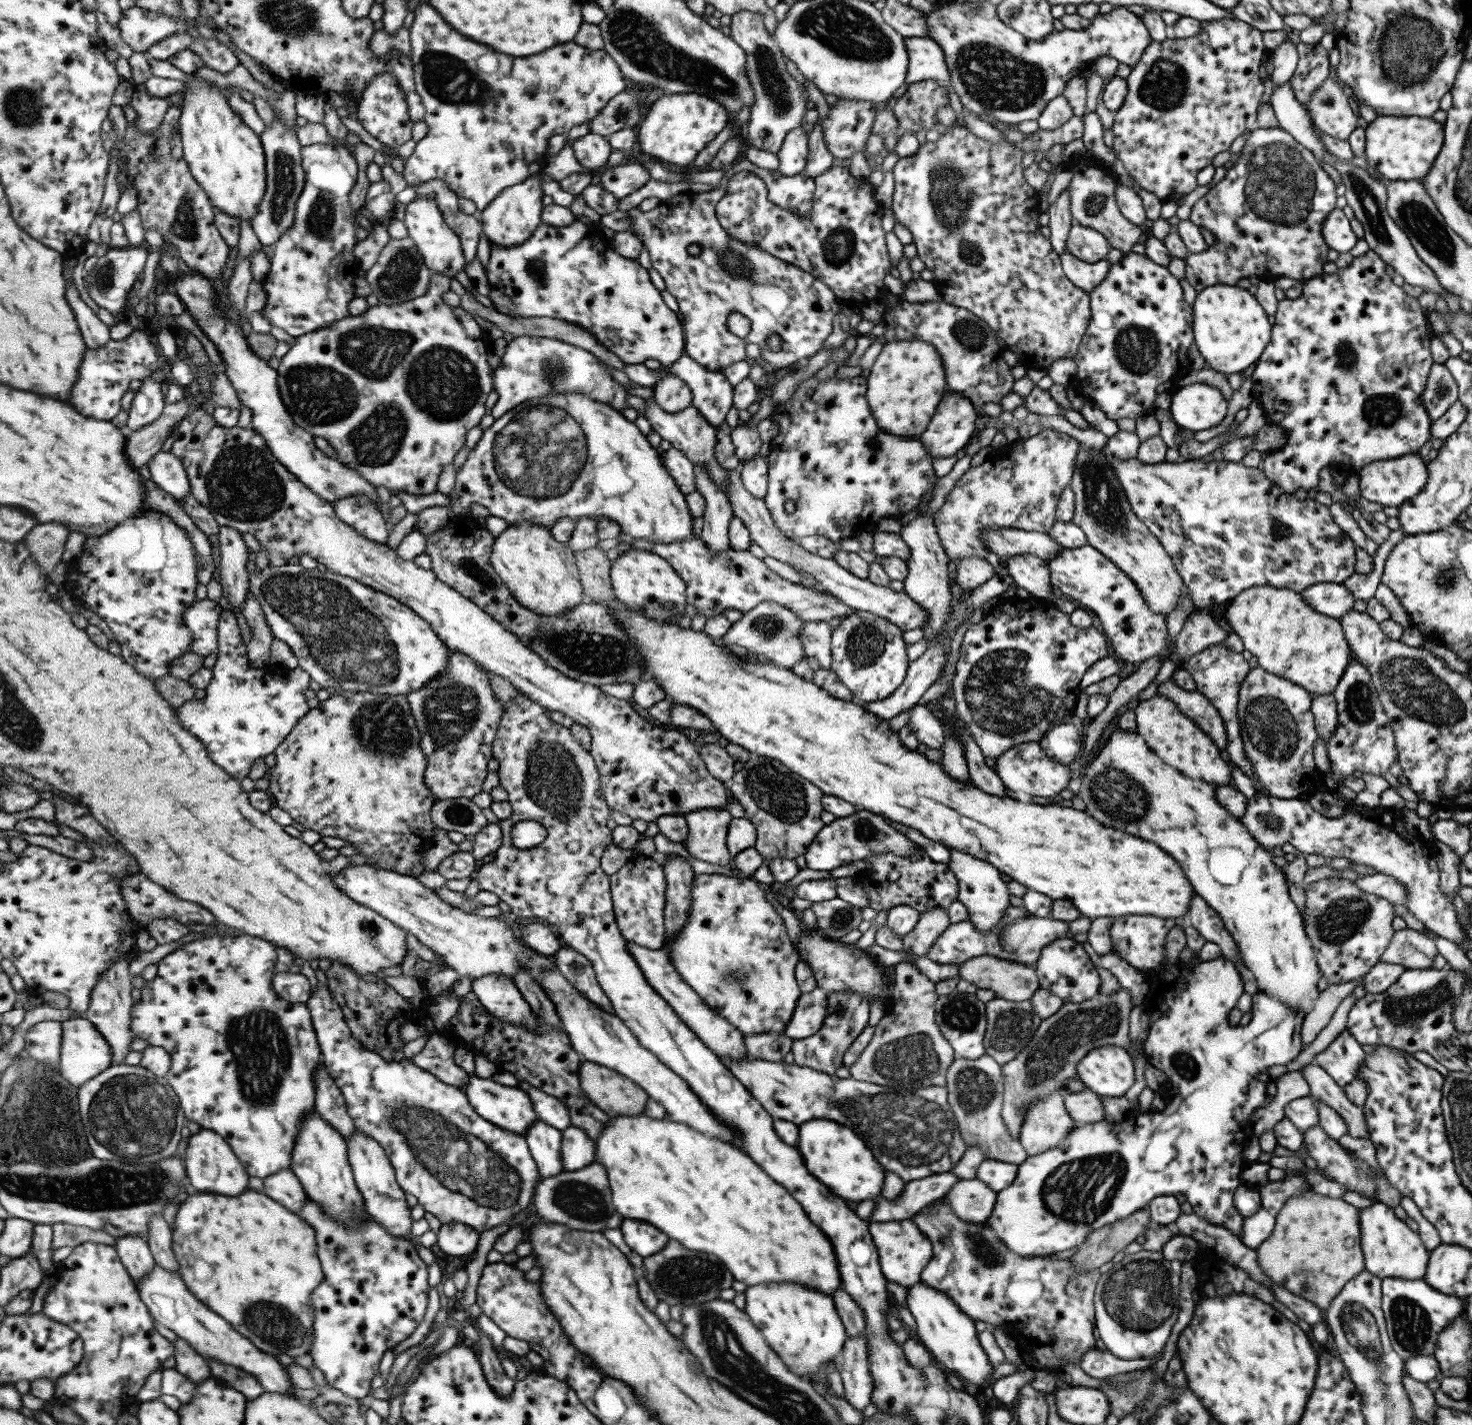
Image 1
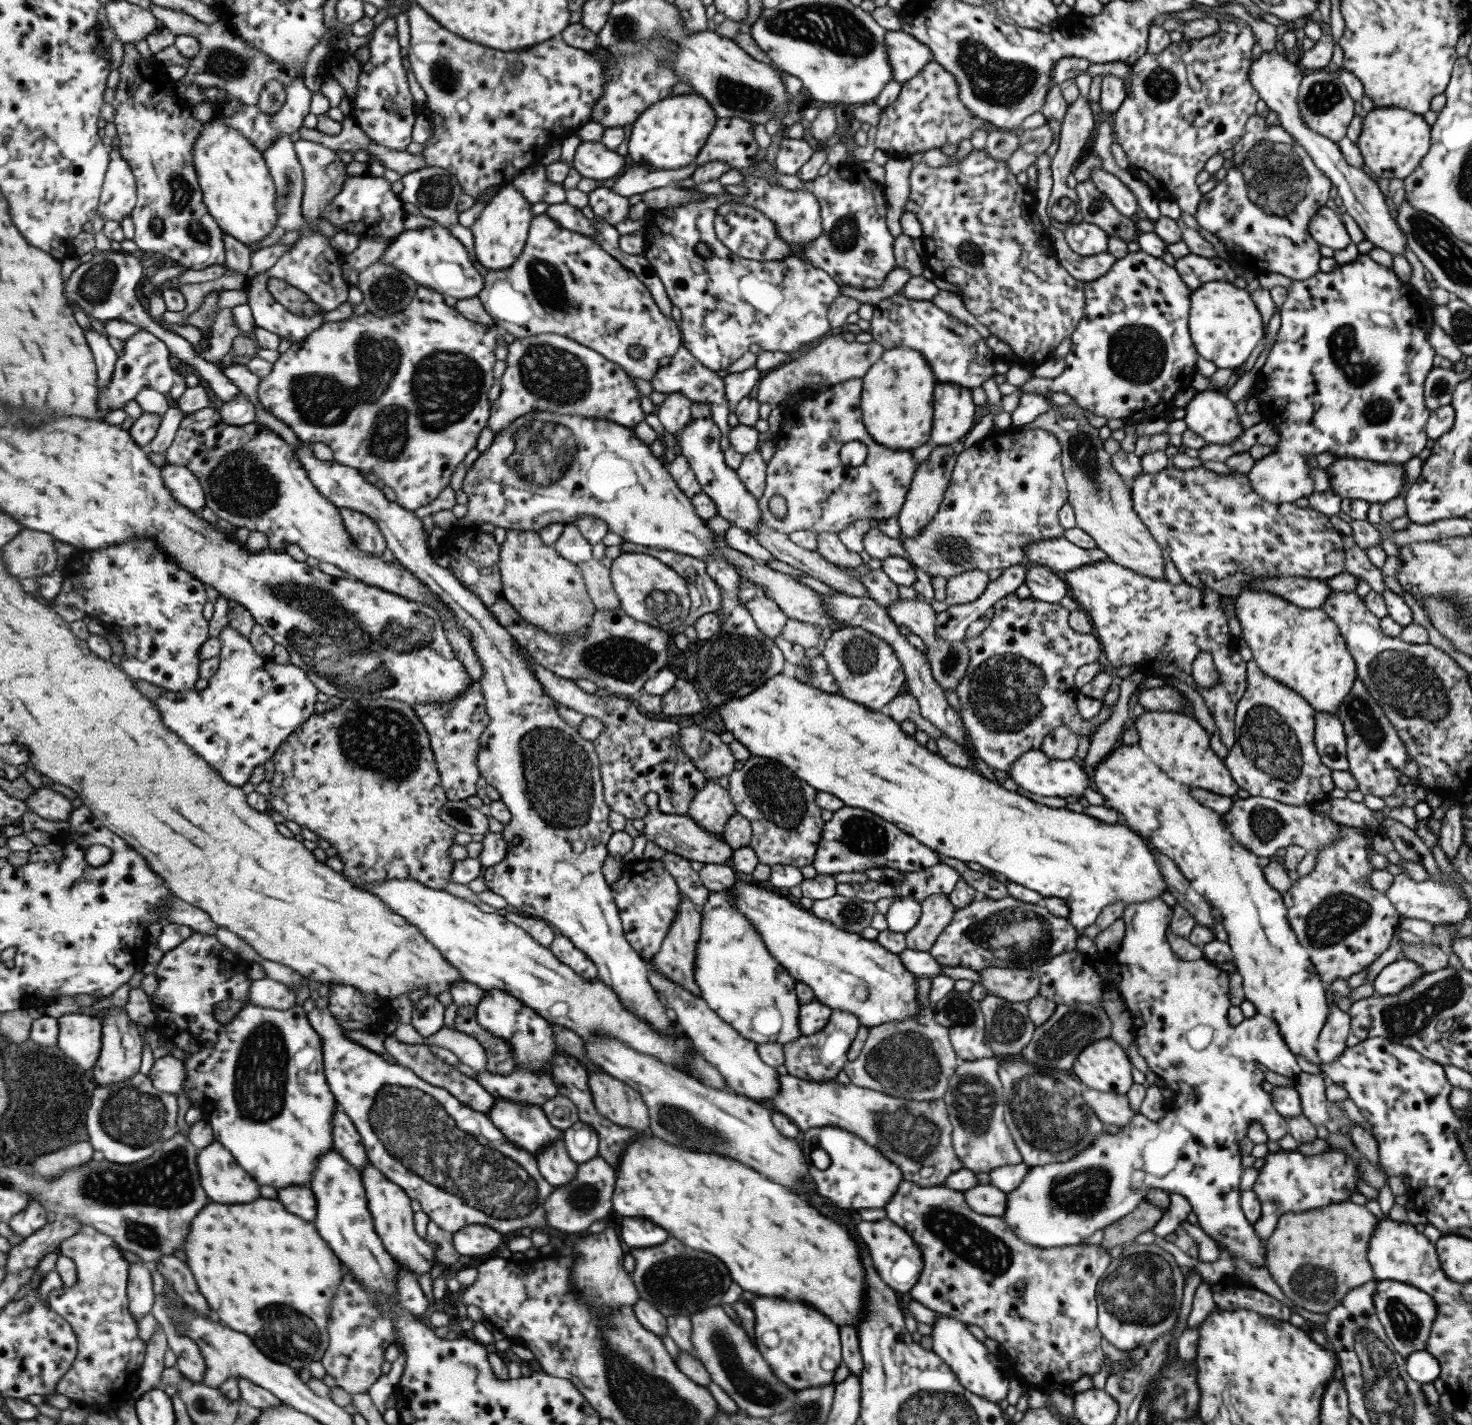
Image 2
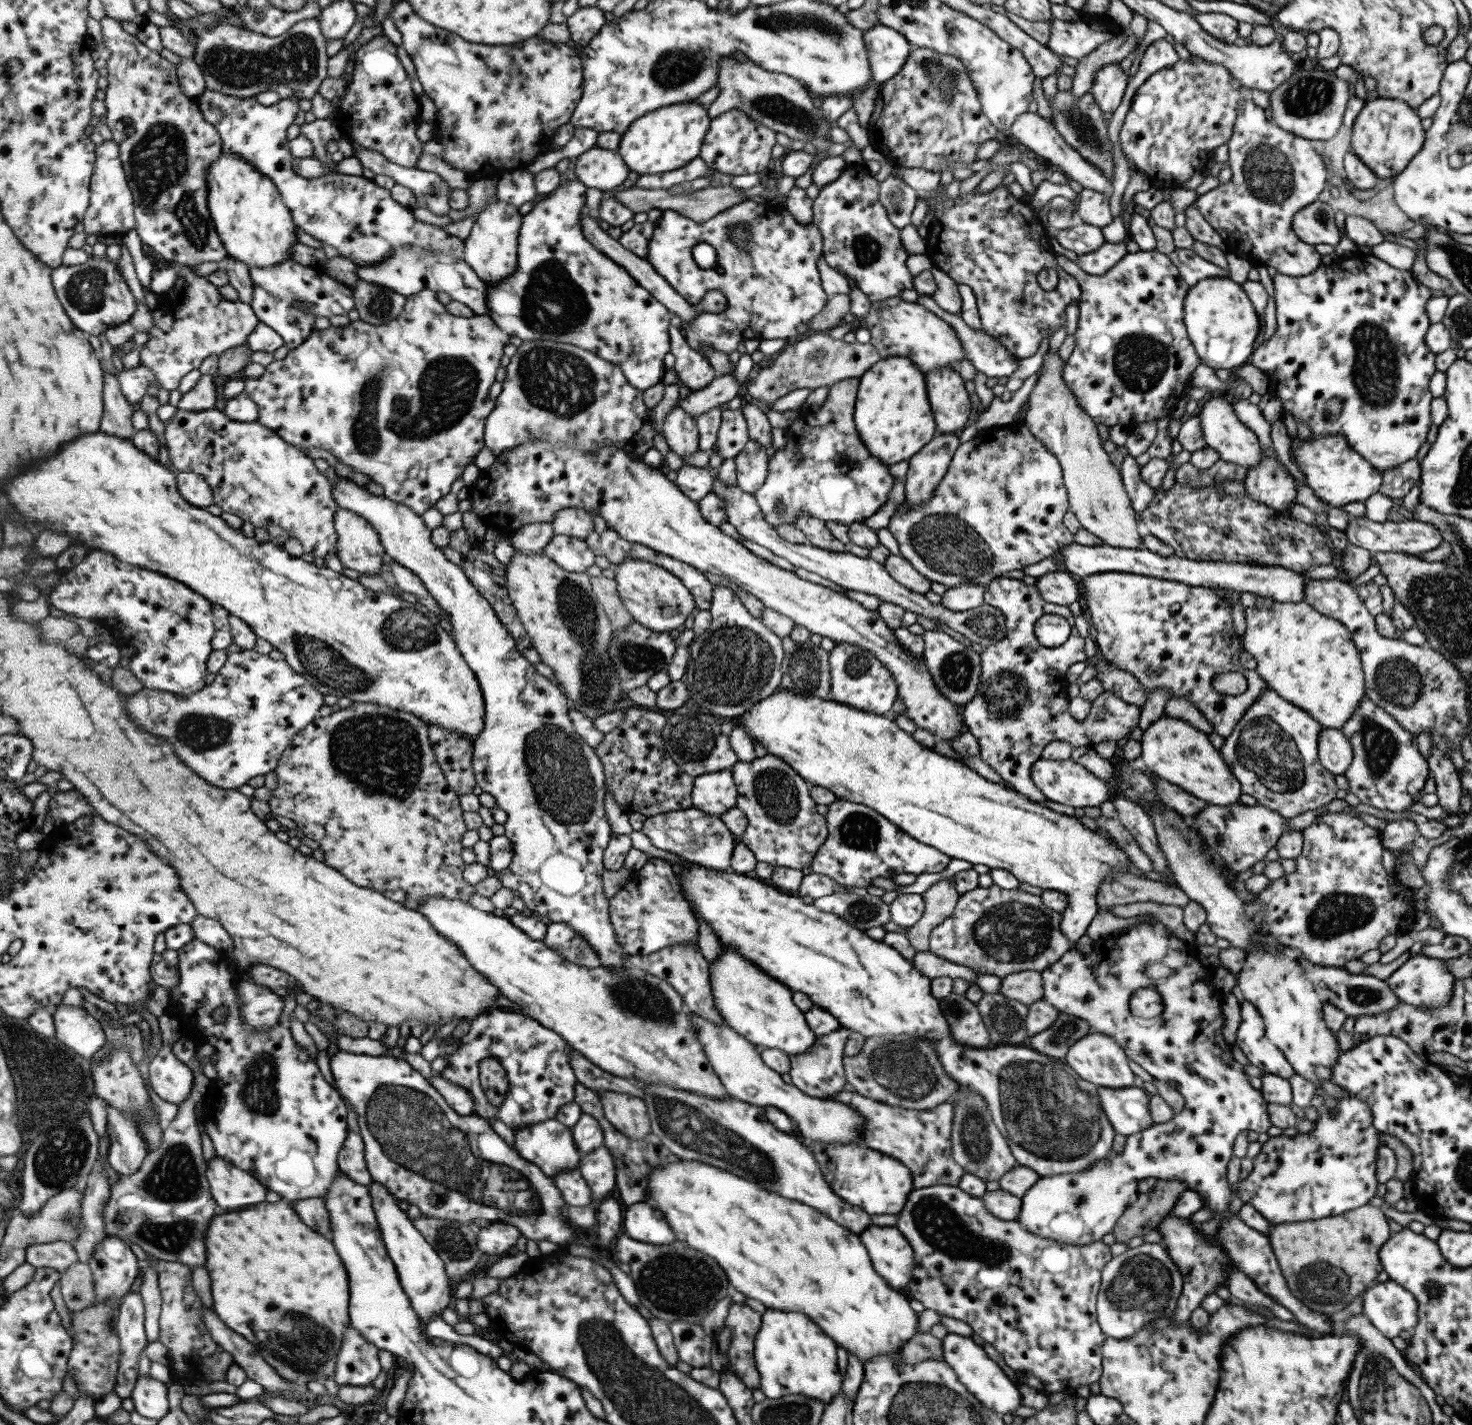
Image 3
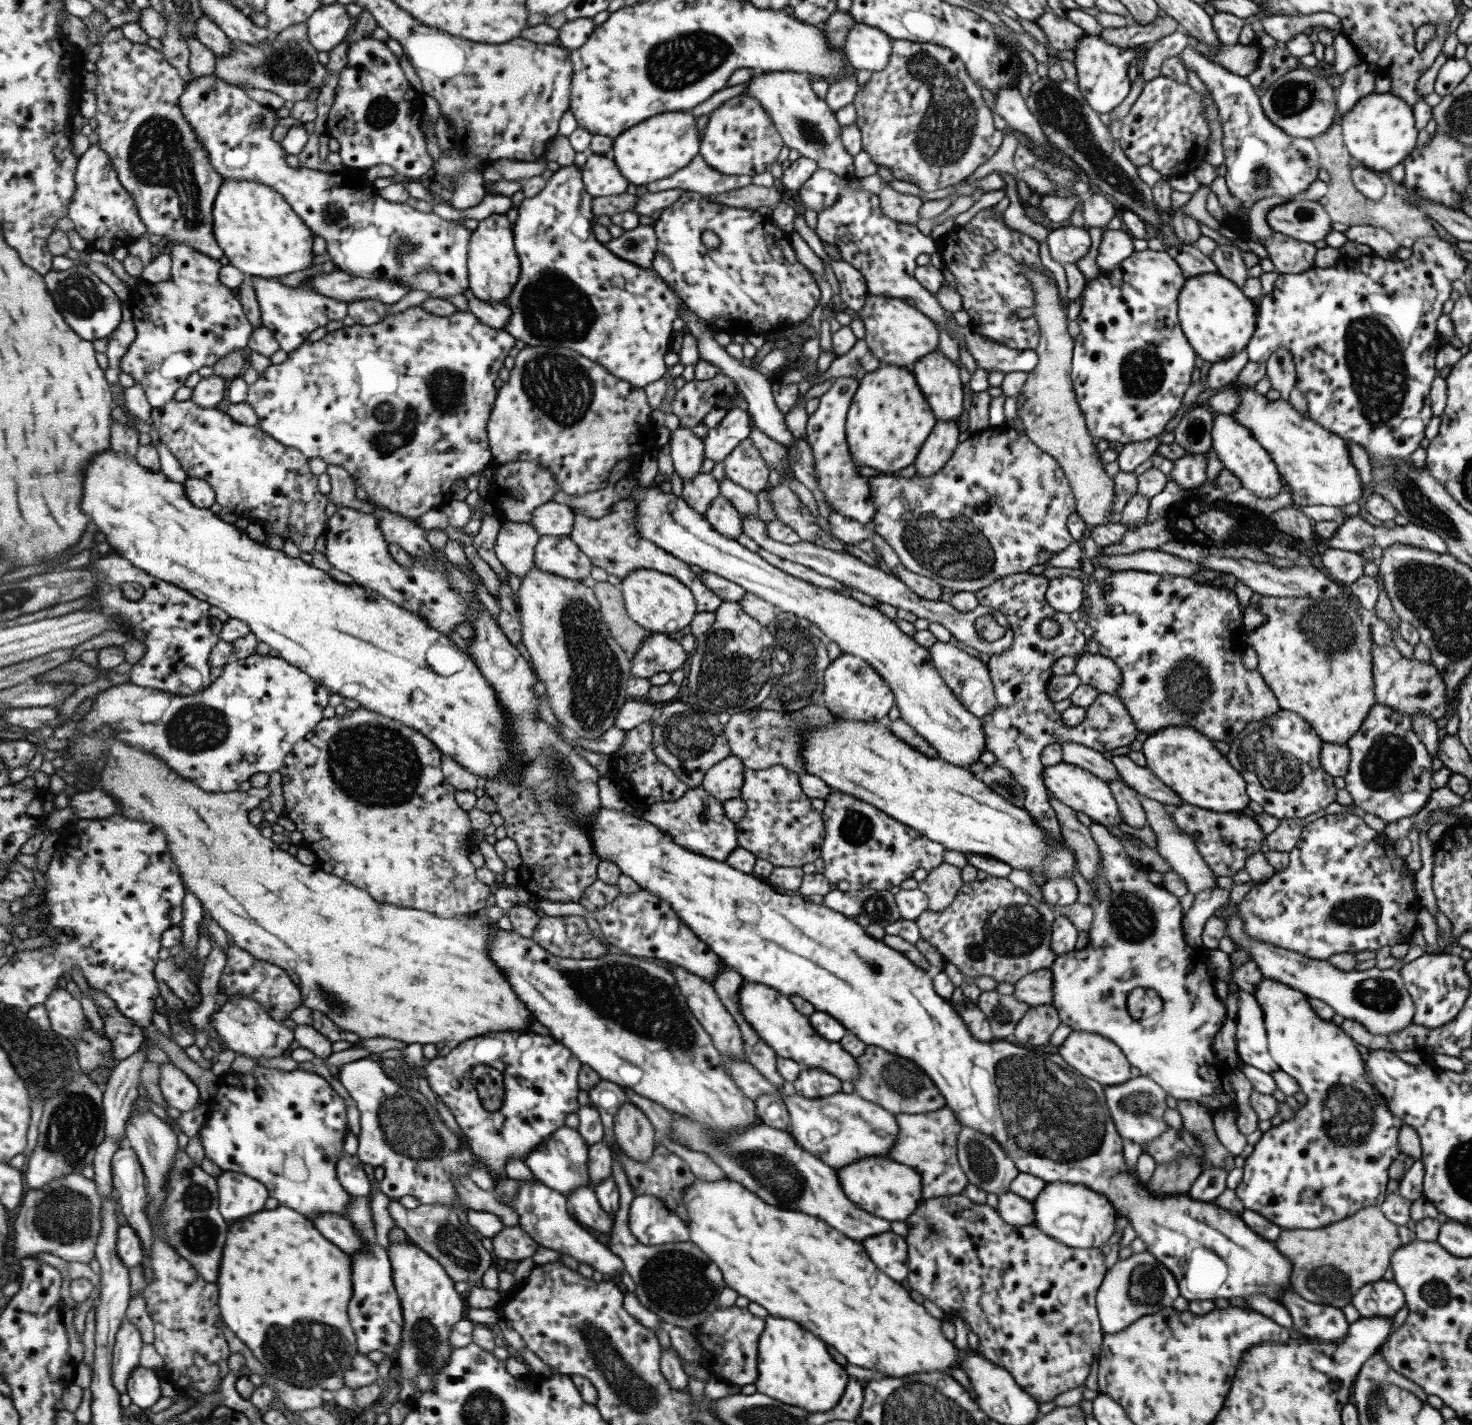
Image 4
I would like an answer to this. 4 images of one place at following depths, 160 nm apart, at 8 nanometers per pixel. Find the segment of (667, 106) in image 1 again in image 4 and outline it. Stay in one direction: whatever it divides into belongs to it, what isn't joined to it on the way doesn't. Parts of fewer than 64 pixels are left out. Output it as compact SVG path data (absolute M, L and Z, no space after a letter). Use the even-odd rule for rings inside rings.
M682 110L681 112L655 114L624 130L612 139L610 156L615 160L620 173L634 186L640 188L655 180L667 178L680 168L687 166L698 153L698 148L695 117Z

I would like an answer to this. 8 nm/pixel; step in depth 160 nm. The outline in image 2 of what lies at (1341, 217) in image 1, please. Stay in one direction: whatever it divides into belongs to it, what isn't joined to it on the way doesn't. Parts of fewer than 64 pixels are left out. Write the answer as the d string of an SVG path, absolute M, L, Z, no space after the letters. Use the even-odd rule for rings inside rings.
M1325 205L1319 207L1317 214L1313 214L1307 225L1307 232L1317 244L1331 250L1341 250L1351 243L1340 221L1339 212L1333 212Z

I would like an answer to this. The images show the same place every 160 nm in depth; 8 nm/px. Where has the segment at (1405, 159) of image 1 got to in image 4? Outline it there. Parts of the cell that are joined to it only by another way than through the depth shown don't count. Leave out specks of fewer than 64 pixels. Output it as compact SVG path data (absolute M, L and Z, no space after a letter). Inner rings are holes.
M1369 93L1357 99L1353 106L1342 114L1341 117L1341 134L1345 148L1349 156L1357 162L1375 172L1385 173L1395 164L1403 162L1408 154L1415 148L1417 129L1413 127L1413 115L1411 109L1404 100L1391 93Z

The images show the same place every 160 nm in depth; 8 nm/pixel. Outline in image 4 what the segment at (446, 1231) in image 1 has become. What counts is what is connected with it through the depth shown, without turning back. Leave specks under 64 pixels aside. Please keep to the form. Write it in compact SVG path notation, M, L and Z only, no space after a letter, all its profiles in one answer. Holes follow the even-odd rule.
M519 1224L515 1227L505 1227L493 1238L494 1254L506 1261L532 1258L541 1247L541 1244Z

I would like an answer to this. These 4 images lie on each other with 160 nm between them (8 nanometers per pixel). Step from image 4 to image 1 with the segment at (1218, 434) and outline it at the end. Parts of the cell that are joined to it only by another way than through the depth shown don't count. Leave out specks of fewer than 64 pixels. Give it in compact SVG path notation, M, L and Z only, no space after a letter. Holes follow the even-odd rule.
M1205 383L1172 387L1169 414L1177 428L1193 432L1221 424L1226 414L1226 400L1219 390Z

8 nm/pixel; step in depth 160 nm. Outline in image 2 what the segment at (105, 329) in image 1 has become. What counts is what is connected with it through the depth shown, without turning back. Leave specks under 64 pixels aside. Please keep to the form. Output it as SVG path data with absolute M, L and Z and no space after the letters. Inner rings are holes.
M91 328L90 331L86 331L86 337L96 358L100 386L106 386L112 381L119 354L109 344L107 333L103 335Z

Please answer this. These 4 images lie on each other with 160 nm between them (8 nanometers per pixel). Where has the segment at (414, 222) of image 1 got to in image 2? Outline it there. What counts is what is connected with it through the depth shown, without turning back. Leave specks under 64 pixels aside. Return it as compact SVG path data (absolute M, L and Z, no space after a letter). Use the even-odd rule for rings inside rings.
M438 223L434 227L405 231L388 246L380 260L390 262L397 270L415 280L419 287L428 286L458 300L480 296L485 288L485 276L473 266L469 250L451 234L448 227Z

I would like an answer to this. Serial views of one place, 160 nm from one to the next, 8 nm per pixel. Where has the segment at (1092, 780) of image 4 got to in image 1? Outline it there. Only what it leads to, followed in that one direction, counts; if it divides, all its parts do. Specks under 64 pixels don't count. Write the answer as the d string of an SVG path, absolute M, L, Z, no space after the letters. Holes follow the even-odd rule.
M1022 742L1006 750L995 759L995 772L1003 786L1013 792L1022 790L1032 796L1054 797L1065 789L1077 768L1075 765L1062 765L1045 756L1038 742Z

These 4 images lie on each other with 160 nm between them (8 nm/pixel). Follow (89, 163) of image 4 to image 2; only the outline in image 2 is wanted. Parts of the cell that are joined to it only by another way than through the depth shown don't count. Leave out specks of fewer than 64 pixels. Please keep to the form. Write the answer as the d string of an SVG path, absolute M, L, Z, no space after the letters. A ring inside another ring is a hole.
M120 148L110 151L111 162L106 174L98 214L103 215L105 220L115 220L122 224L127 217L132 217L133 210L138 201L136 176L132 171L132 166L125 160L121 154Z

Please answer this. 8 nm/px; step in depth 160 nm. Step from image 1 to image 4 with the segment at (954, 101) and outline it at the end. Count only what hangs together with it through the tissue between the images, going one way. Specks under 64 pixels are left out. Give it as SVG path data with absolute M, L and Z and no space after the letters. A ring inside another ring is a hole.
M854 22L845 35L842 50L854 70L881 72L889 62L890 38L878 28Z

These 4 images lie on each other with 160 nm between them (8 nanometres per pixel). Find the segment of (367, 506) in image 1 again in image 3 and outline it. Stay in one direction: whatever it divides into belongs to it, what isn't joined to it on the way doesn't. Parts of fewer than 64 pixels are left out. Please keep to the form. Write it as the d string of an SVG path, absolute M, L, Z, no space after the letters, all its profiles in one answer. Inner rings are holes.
M339 507L336 512L336 529L339 535L337 556L341 564L370 576L376 576L383 570L389 555L379 532L368 519Z

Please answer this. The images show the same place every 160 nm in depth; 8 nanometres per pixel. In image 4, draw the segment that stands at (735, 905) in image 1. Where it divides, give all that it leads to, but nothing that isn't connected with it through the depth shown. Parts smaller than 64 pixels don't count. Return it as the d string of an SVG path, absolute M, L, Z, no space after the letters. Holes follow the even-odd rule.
M744 980L737 993L740 1015L745 1024L757 1034L761 1041L773 1049L776 1056L788 1058L810 1068L820 1068L831 1076L838 1078L840 1082L852 1082L860 1078L860 1070L856 1065L856 1057L851 1056L837 1042L828 1042L818 1036L810 1026L808 1016L795 1010L789 1002L788 996L779 991L756 982Z

